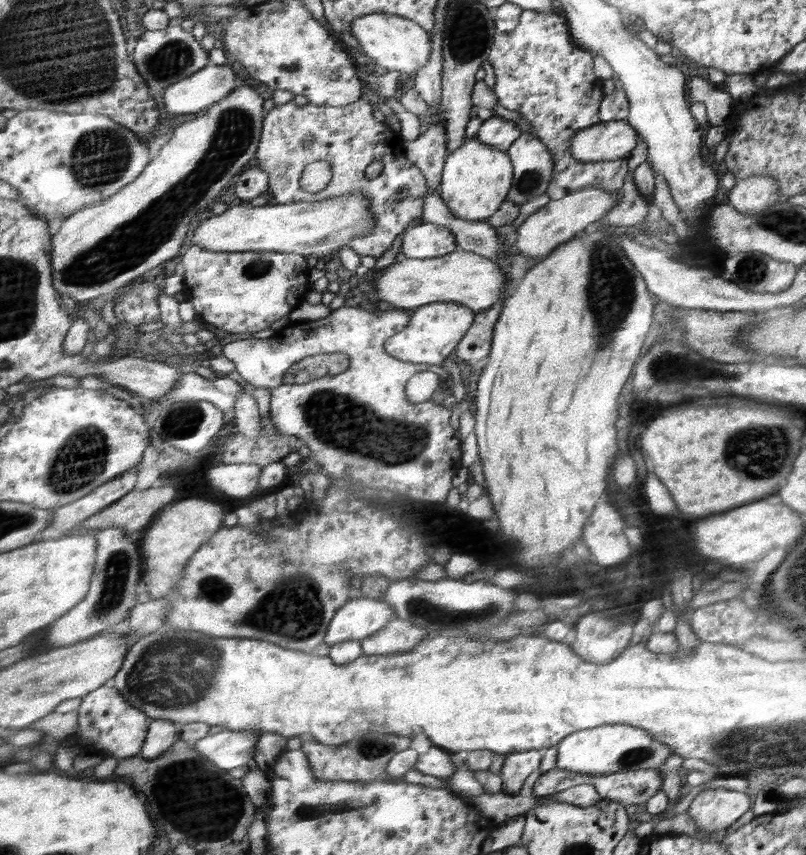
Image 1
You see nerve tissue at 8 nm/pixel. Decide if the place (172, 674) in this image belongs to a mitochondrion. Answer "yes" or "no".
yes

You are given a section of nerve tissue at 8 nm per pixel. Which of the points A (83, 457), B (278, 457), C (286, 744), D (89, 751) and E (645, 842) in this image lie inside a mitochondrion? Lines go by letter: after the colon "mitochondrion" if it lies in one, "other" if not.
A: mitochondrion
B: other
C: other
D: other
E: other

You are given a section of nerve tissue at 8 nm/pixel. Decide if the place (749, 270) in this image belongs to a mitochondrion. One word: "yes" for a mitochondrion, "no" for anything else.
yes

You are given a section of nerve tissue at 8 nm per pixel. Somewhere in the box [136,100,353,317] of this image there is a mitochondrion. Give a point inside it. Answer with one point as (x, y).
(256, 268)

